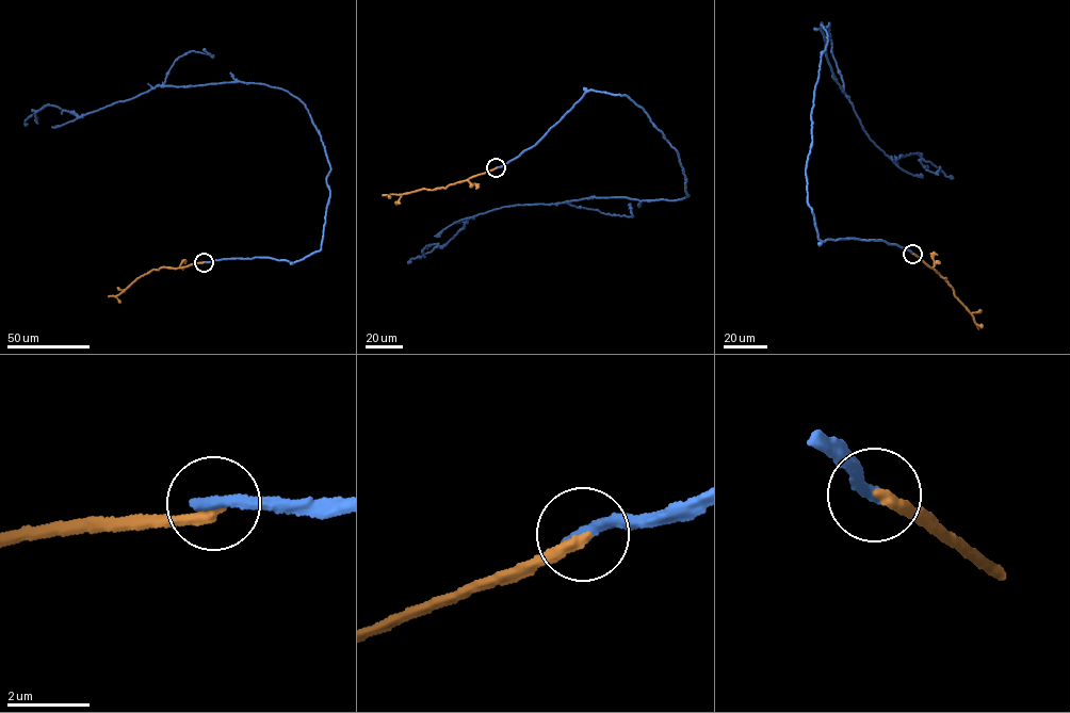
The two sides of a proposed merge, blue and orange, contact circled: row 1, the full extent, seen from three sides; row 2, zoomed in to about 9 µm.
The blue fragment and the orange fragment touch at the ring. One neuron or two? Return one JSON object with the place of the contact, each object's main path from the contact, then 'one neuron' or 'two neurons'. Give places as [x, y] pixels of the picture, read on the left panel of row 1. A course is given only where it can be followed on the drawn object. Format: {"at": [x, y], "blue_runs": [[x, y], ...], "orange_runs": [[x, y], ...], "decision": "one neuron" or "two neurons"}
{"at": [204, 262], "blue_runs": [[204, 262], [320, 250], [330, 166], [297, 98], [240, 81], [159, 85], [79, 116], [44, 106], [25, 126]], "orange_runs": [[204, 262], [151, 270], [118, 295], [108, 295]], "decision": "two neurons"}

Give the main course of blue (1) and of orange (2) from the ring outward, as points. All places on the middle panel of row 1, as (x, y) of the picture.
1: (496, 167), (593, 90), (644, 110), (678, 151), (688, 196), (505, 207), (468, 219), (446, 244), (407, 262)
2: (496, 167), (444, 188), (383, 195)

